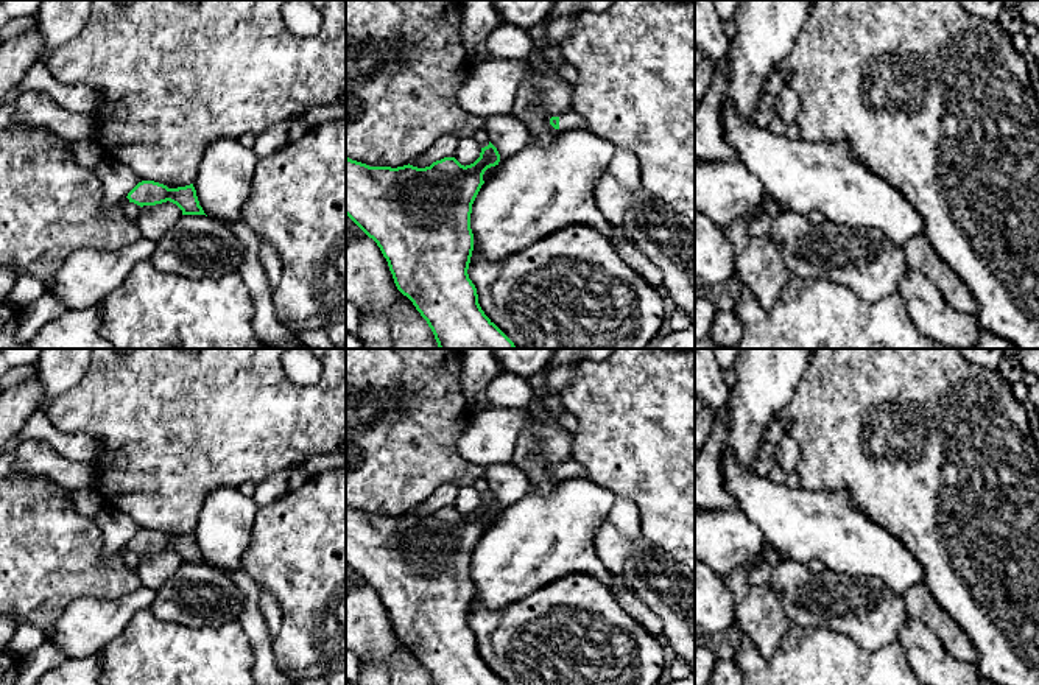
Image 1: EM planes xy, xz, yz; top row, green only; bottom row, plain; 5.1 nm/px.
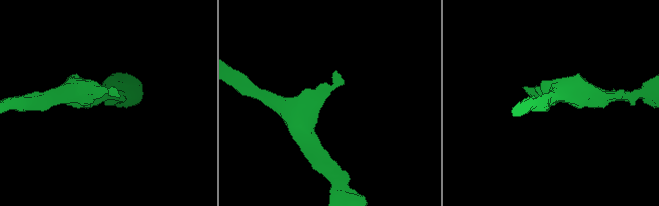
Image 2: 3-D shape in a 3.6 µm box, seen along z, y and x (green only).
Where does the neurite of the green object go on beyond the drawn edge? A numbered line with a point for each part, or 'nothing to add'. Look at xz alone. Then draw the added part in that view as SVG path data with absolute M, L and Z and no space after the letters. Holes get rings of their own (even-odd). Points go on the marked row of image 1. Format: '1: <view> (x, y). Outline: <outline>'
1: xz (569, 120). Outline: M569 111L559 115L559 129L587 129L587 125L583 117L579 117L576 112ZM587 129L589 131L589 129Z

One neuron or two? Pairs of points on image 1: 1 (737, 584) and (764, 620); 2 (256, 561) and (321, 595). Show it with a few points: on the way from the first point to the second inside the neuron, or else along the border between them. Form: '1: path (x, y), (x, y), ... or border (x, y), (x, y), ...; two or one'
1: path (745, 593), (757, 611); one
2: path (271, 561), (287, 561), (306, 579); one

